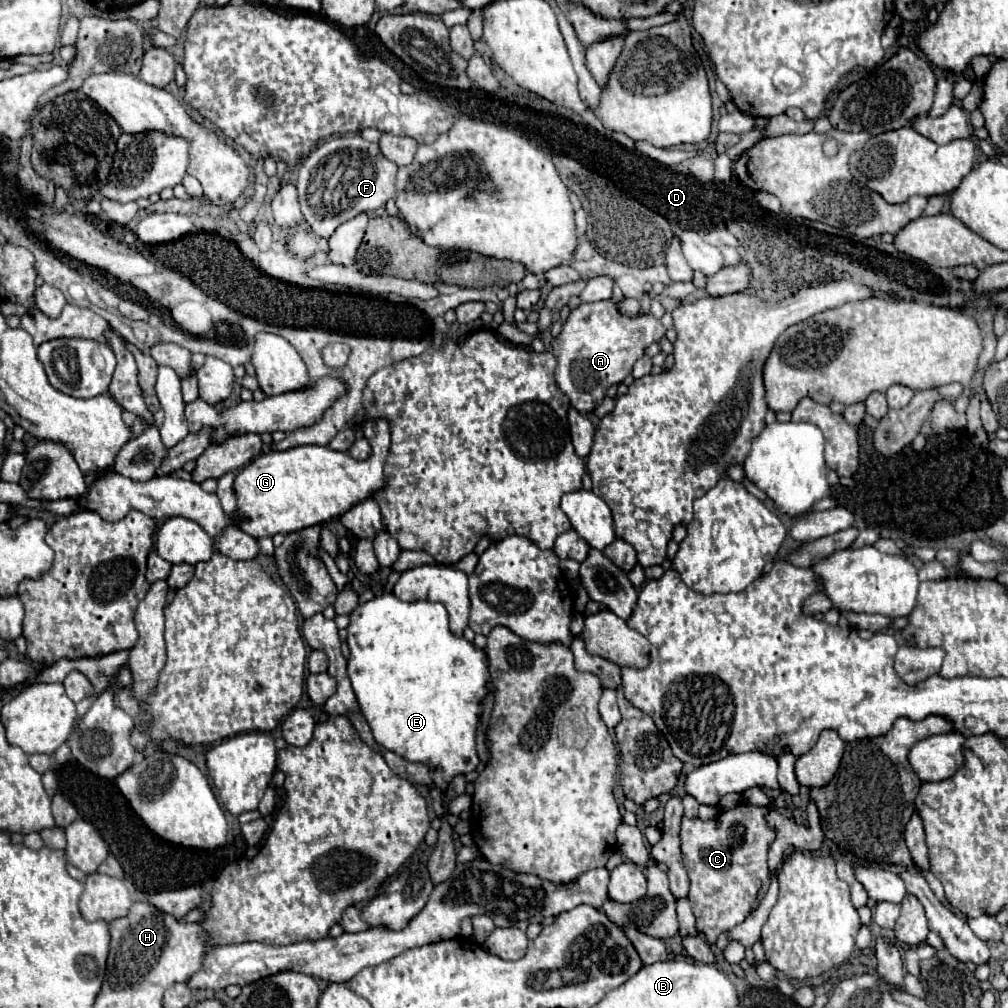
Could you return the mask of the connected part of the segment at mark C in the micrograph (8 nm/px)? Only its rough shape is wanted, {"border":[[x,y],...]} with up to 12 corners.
{"border":[[768,807],[682,817],[688,901],[708,943],[750,915]]}

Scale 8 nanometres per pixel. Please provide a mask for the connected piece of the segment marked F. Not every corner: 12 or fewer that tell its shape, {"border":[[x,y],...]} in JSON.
{"border":[[358,133],[304,159],[296,189],[310,229],[396,195],[396,165]]}

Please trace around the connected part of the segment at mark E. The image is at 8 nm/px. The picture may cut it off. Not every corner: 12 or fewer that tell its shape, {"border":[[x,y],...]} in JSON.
{"border":[[442,603],[352,611],[348,675],[376,743],[474,771],[488,659]]}

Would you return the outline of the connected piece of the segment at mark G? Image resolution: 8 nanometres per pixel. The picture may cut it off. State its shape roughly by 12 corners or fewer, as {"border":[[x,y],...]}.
{"border":[[364,421],[366,461],[270,451],[234,481],[252,537],[338,519],[386,487],[390,427]]}

